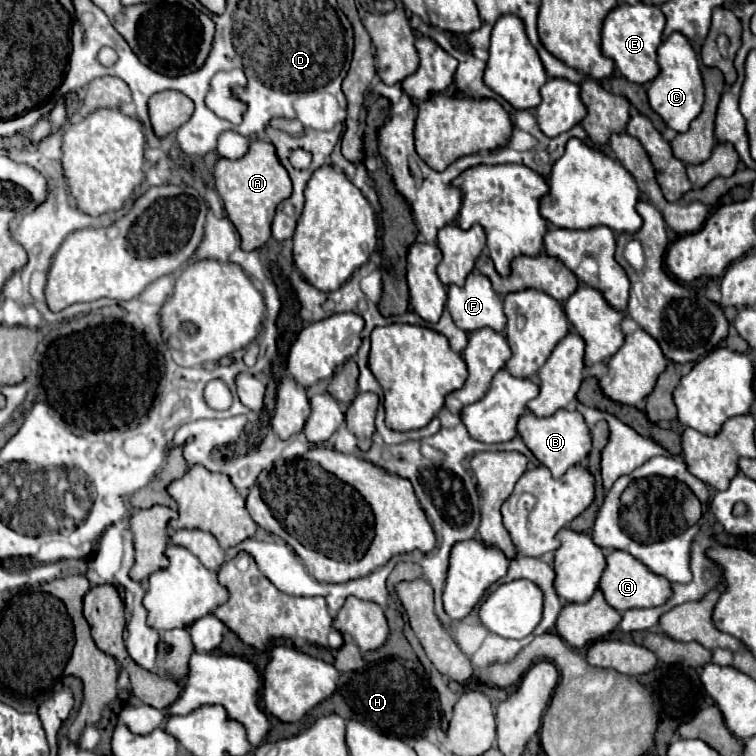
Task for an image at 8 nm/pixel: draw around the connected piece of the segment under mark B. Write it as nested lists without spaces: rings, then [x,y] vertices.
[[[561,410],[549,418],[539,418],[531,412],[525,412],[519,420],[519,436],[527,444],[527,448],[535,454],[535,458],[545,464],[555,478],[561,478],[571,466],[587,460],[593,444],[591,444],[591,428],[587,426],[583,414],[577,410]]]

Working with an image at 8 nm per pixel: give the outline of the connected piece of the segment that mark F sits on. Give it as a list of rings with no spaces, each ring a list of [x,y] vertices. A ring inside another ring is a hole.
[[[471,272],[463,286],[449,286],[447,308],[457,328],[467,334],[485,326],[503,332],[507,324],[501,296],[495,294],[489,278],[479,272]]]

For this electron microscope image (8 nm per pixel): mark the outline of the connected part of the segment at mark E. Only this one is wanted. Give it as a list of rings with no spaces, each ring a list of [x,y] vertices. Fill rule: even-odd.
[[[619,4],[615,6],[605,22],[603,22],[603,42],[601,50],[607,58],[611,58],[617,70],[635,84],[647,84],[657,78],[659,62],[657,62],[657,48],[661,44],[665,26],[665,16],[657,6],[649,4]]]

